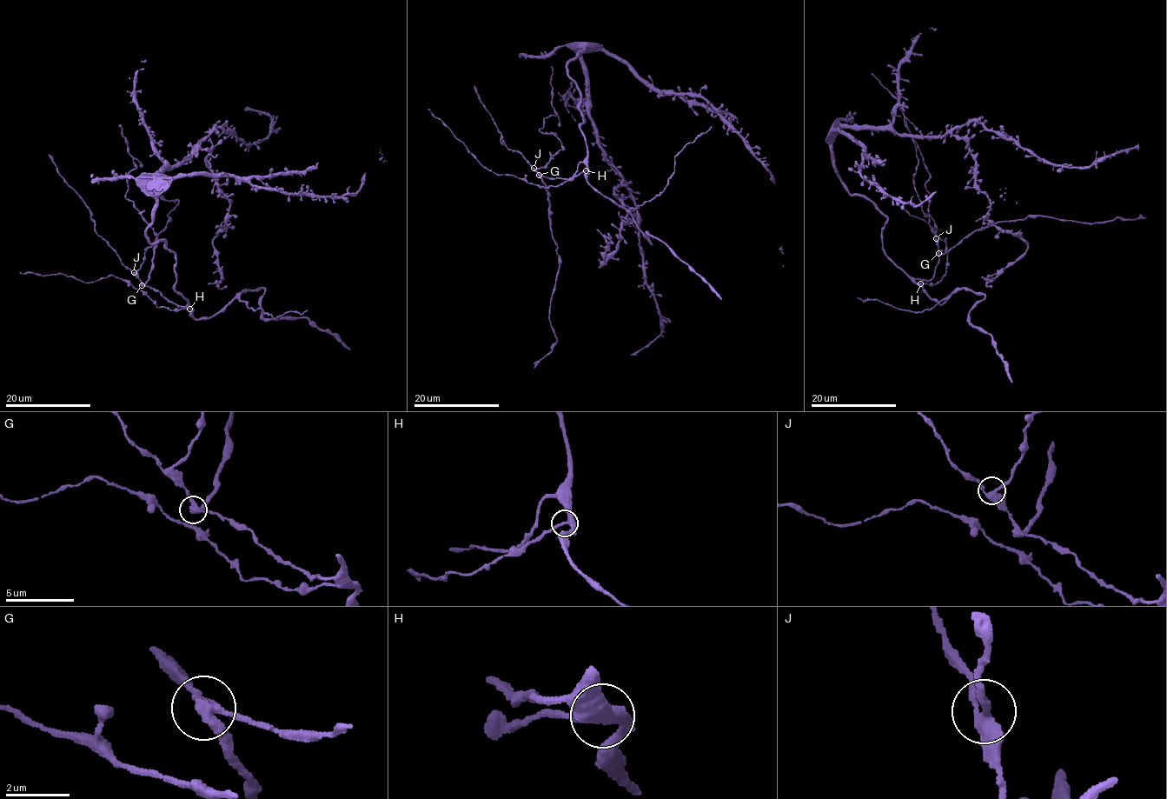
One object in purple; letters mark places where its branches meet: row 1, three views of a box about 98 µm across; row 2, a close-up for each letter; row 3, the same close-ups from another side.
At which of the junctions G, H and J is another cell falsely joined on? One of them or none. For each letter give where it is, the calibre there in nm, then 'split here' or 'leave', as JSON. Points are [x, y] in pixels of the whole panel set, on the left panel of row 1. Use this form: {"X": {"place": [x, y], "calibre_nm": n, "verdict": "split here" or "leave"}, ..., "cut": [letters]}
{"G": {"place": [142, 285], "calibre_nm": 300, "verdict": "split here"}, "H": {"place": [189, 309], "calibre_nm": 280, "verdict": "leave"}, "J": {"place": [134, 272], "calibre_nm": 320, "verdict": "leave"}, "cut": ["G"]}

